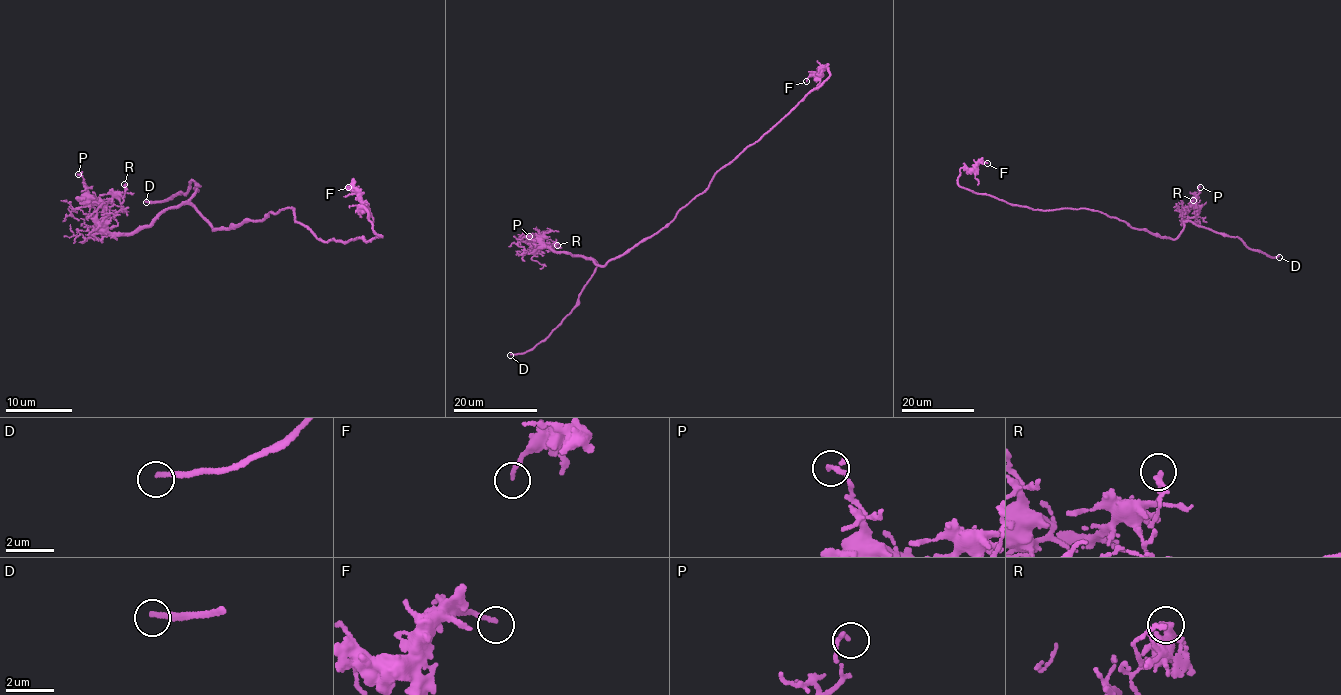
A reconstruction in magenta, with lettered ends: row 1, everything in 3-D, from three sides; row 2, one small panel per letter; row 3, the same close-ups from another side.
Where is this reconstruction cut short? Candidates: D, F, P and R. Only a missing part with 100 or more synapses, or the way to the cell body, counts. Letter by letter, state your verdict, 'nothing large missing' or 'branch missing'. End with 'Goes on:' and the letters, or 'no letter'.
D: branch missing
F: nothing large missing
P: nothing large missing
R: nothing large missing
Goes on: D

